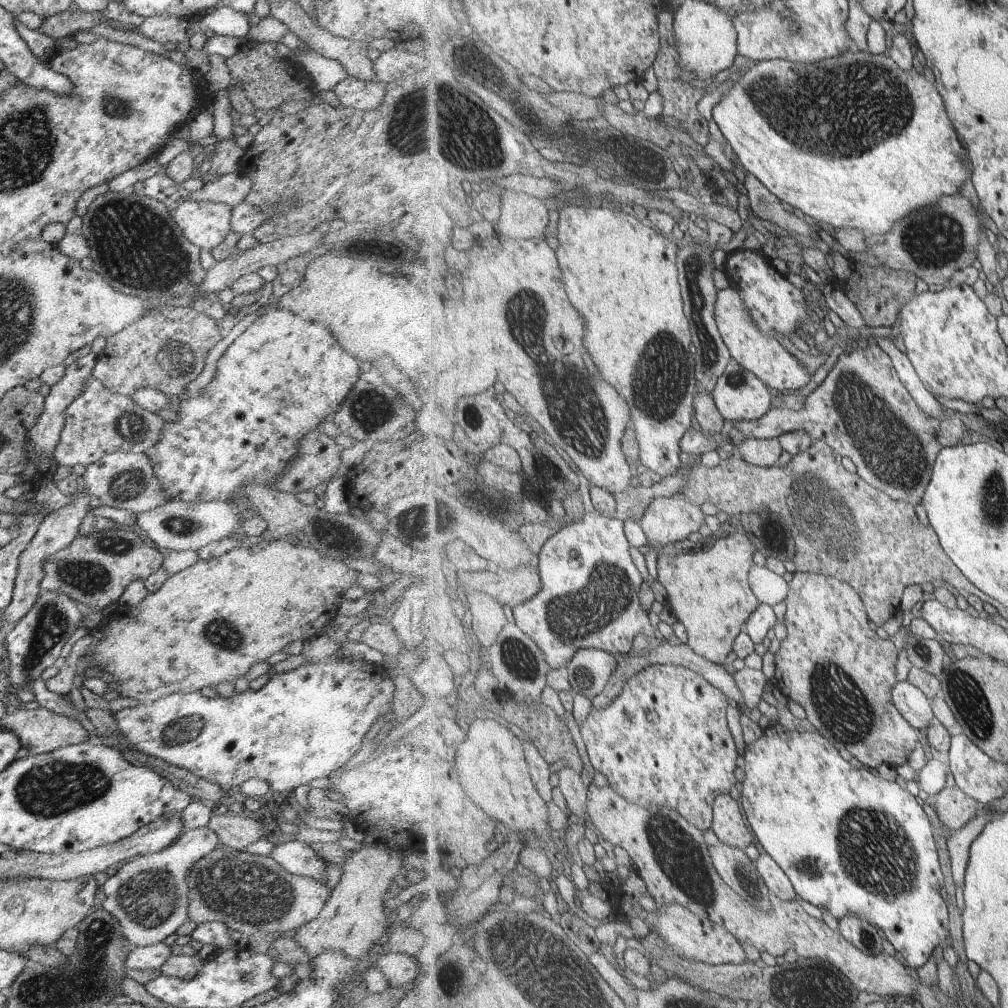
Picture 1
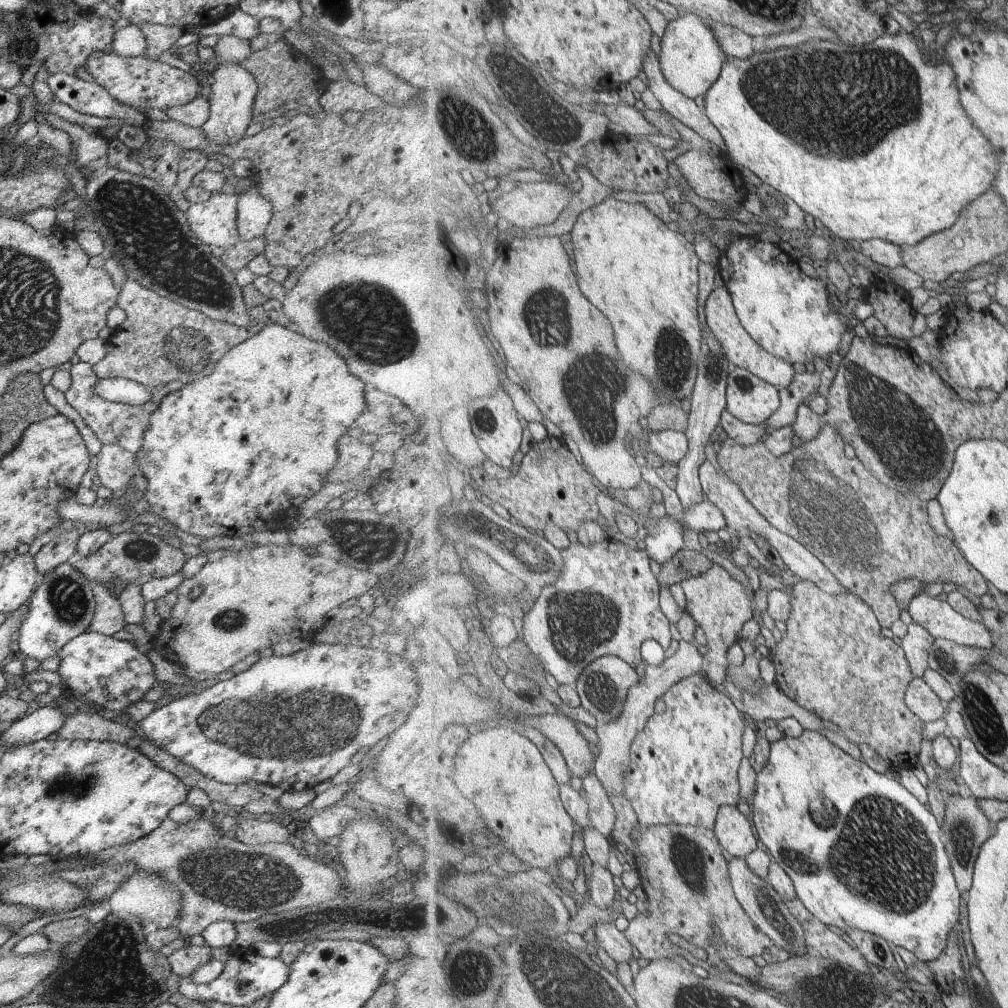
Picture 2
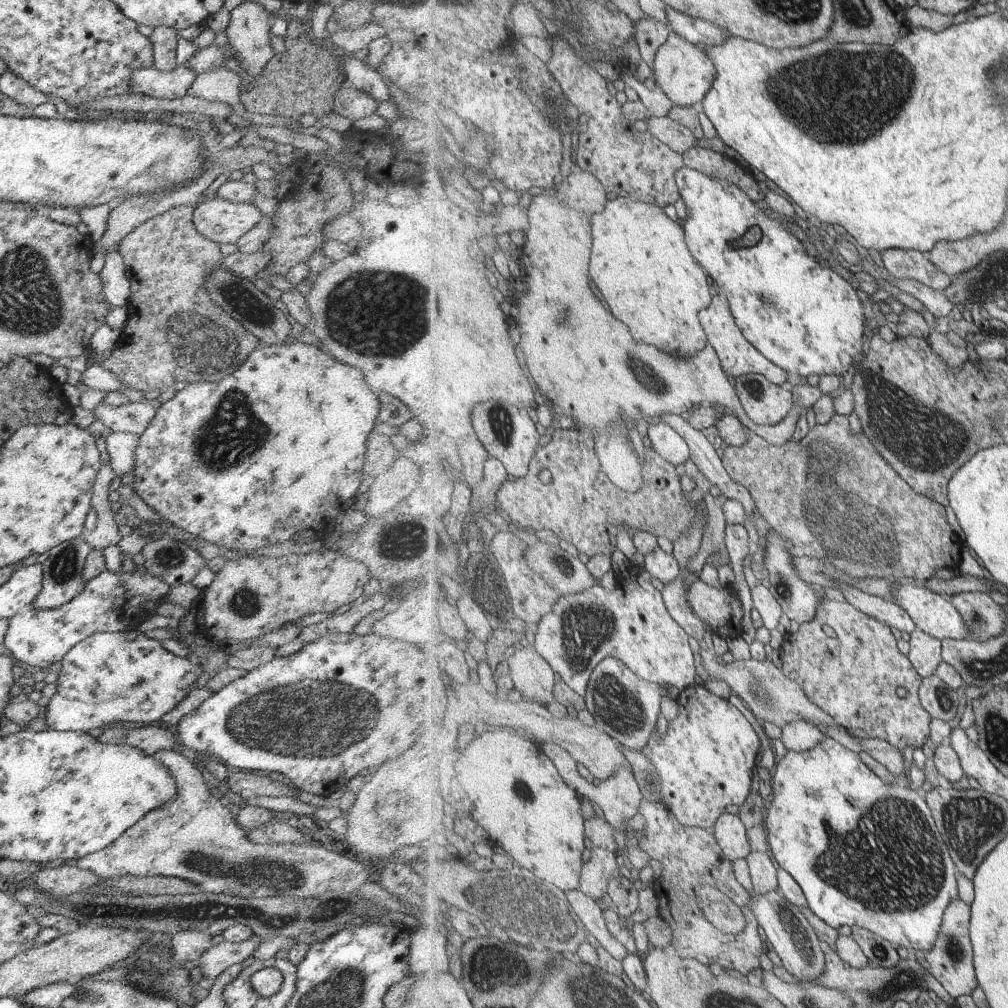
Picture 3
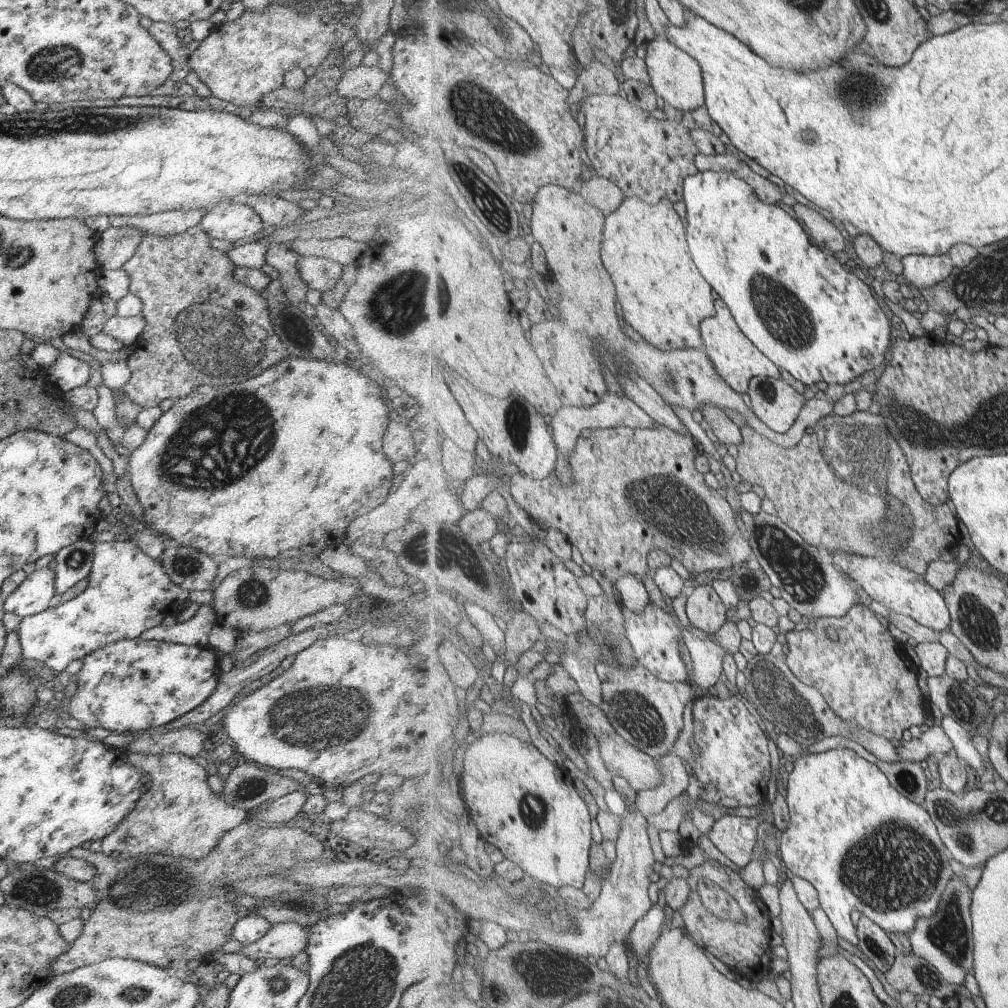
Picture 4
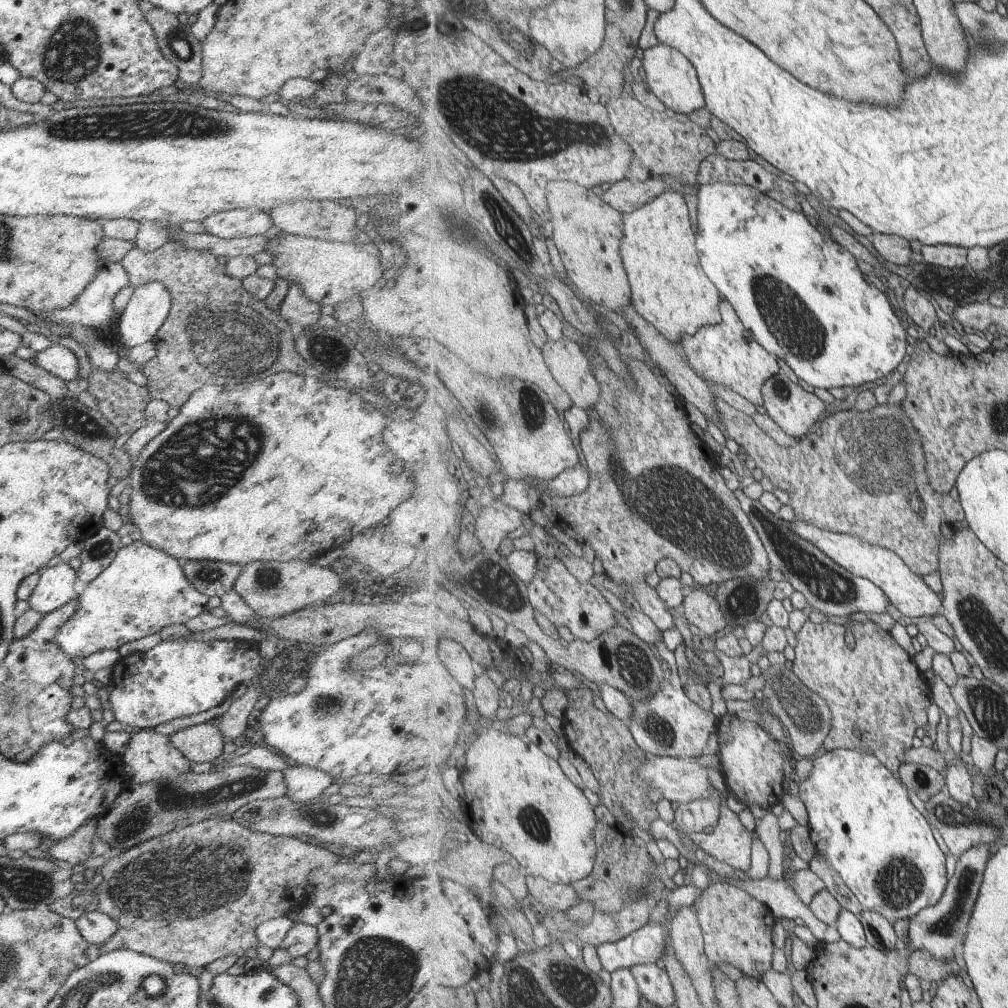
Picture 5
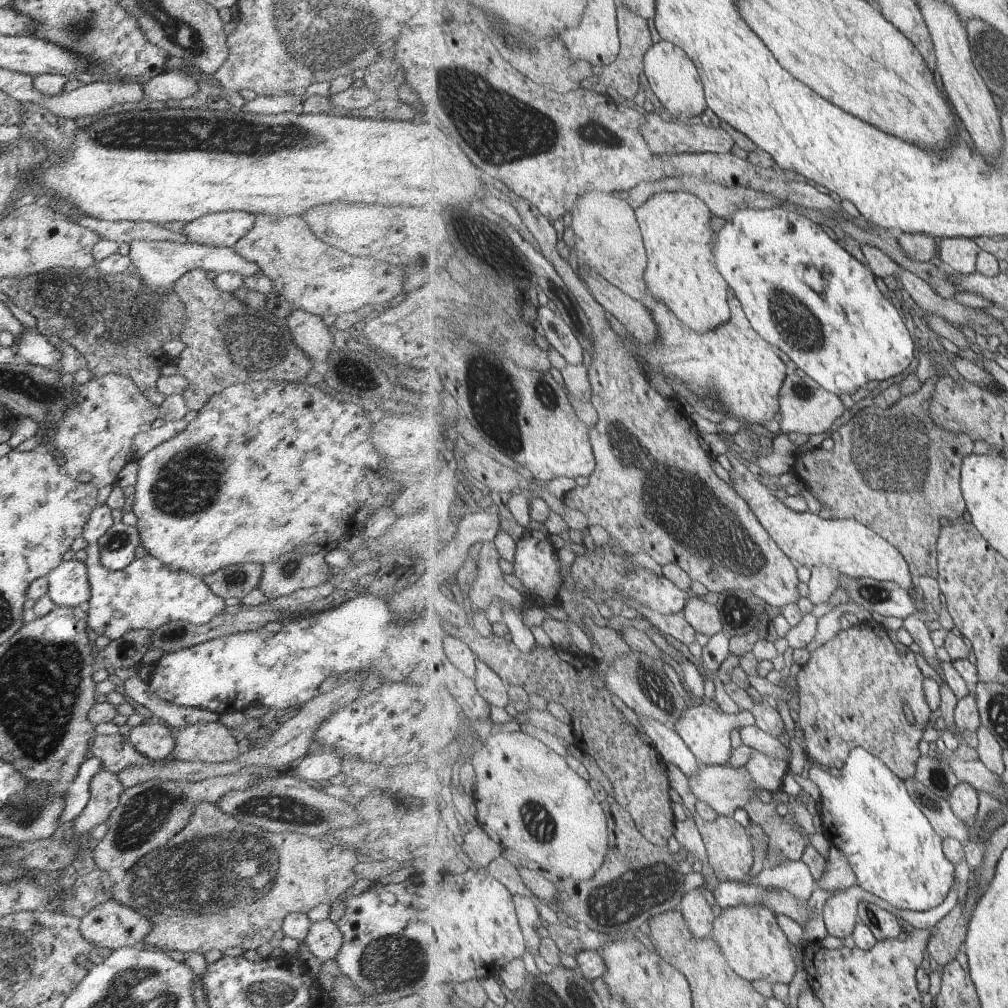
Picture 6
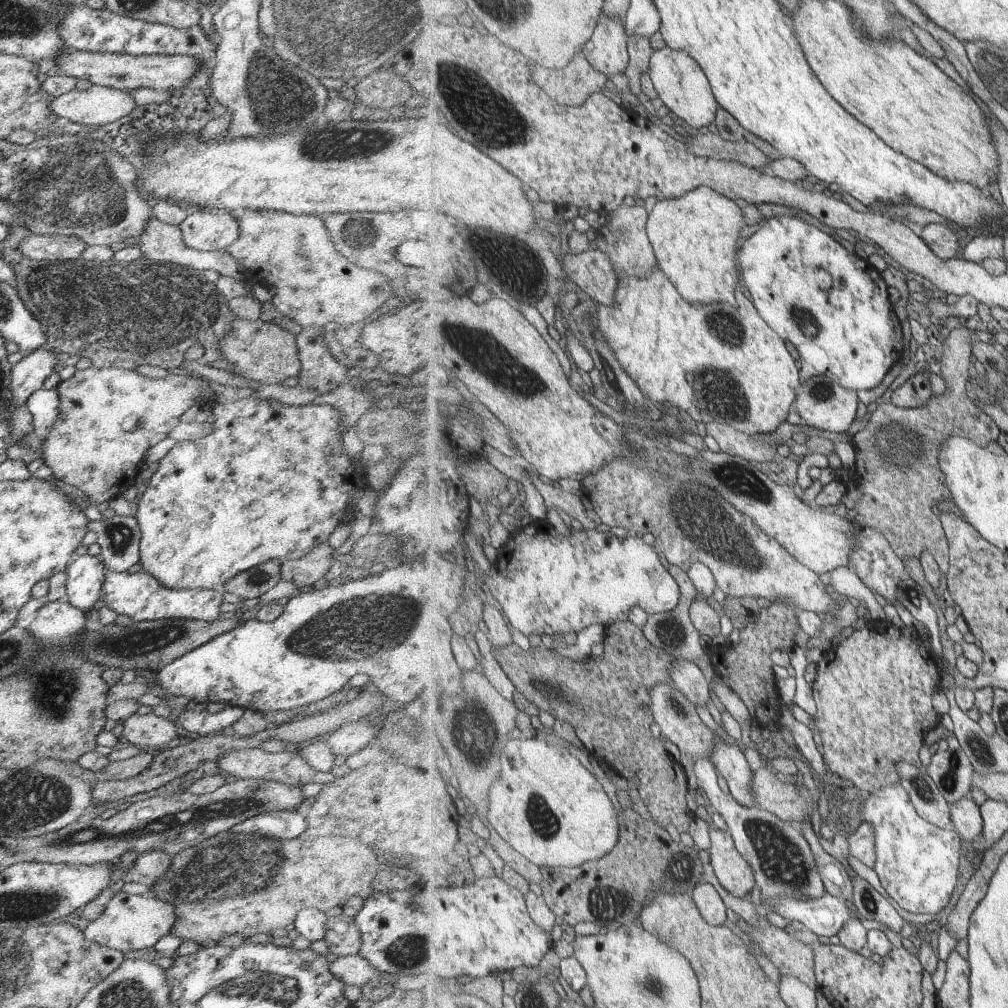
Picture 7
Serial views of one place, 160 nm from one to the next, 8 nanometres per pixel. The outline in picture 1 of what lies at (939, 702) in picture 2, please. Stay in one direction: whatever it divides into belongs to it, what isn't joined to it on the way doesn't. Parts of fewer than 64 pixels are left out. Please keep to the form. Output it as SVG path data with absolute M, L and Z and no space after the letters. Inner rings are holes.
M909 680L899 681L892 693L895 706L916 729L928 730L932 726L931 722L935 716L931 699L921 688Z

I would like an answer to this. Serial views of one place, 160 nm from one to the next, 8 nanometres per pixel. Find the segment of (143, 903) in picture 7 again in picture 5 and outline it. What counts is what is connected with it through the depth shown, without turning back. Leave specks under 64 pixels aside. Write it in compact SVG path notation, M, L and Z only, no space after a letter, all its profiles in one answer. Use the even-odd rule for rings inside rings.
M99 909L74 920L79 934L89 944L99 948L111 935L118 931L118 922Z

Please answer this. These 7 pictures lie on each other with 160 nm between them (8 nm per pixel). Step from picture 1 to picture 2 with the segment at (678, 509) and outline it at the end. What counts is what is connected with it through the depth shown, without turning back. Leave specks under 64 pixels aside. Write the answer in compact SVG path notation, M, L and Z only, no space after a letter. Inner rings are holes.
M711 500L692 505L688 510L683 509L683 520L697 533L705 530L717 532L725 527L729 529L724 510ZM665 514L661 520L652 521L645 540L645 550L659 565L671 560L684 548L683 524L679 524Z

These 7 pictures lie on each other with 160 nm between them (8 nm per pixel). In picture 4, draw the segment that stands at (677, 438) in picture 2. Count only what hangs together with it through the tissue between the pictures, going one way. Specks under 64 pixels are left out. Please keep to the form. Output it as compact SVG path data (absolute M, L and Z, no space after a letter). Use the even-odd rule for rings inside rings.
M607 391L607 394L603 394L603 398L597 404L593 404L593 406L587 408L562 406L557 410L557 414L549 417L549 427L553 428L554 437L558 444L559 456L562 459L562 463L555 470L556 477L561 483L570 484L571 472L567 470L569 465L566 461L574 454L577 442L579 442L579 436L586 434L587 431L619 426L627 428L629 426L631 428L651 428L654 427L654 424L655 420L652 416L649 416L636 402L633 402L625 394L618 396L612 391Z

